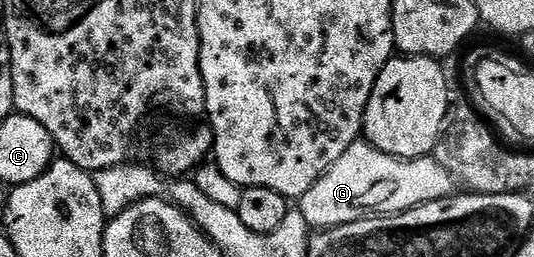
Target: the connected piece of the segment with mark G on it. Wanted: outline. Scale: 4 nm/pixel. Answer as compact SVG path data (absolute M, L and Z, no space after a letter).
M356 142L297 202L308 227L322 230L347 225L372 214L407 212L434 200L446 200L456 191L456 181L433 158L397 160L372 144Z

